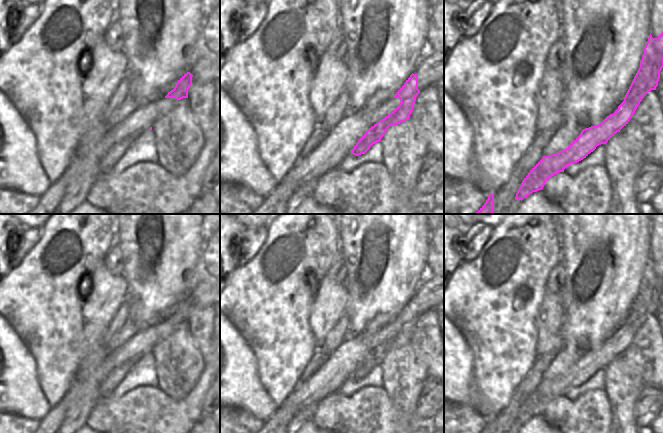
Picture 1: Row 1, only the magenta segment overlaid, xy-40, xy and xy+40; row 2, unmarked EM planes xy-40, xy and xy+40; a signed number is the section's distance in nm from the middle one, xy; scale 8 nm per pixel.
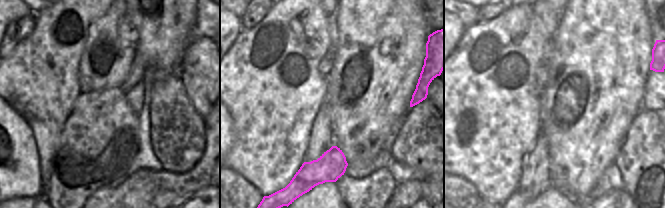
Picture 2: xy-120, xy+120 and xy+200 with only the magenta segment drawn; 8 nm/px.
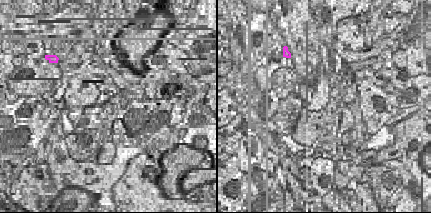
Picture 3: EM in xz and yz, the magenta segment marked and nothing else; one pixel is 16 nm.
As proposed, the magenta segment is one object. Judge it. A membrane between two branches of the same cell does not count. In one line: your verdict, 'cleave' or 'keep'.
cleave

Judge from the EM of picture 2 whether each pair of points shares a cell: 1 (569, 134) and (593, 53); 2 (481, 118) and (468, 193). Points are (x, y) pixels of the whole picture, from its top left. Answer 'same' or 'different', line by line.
1: same
2: different

